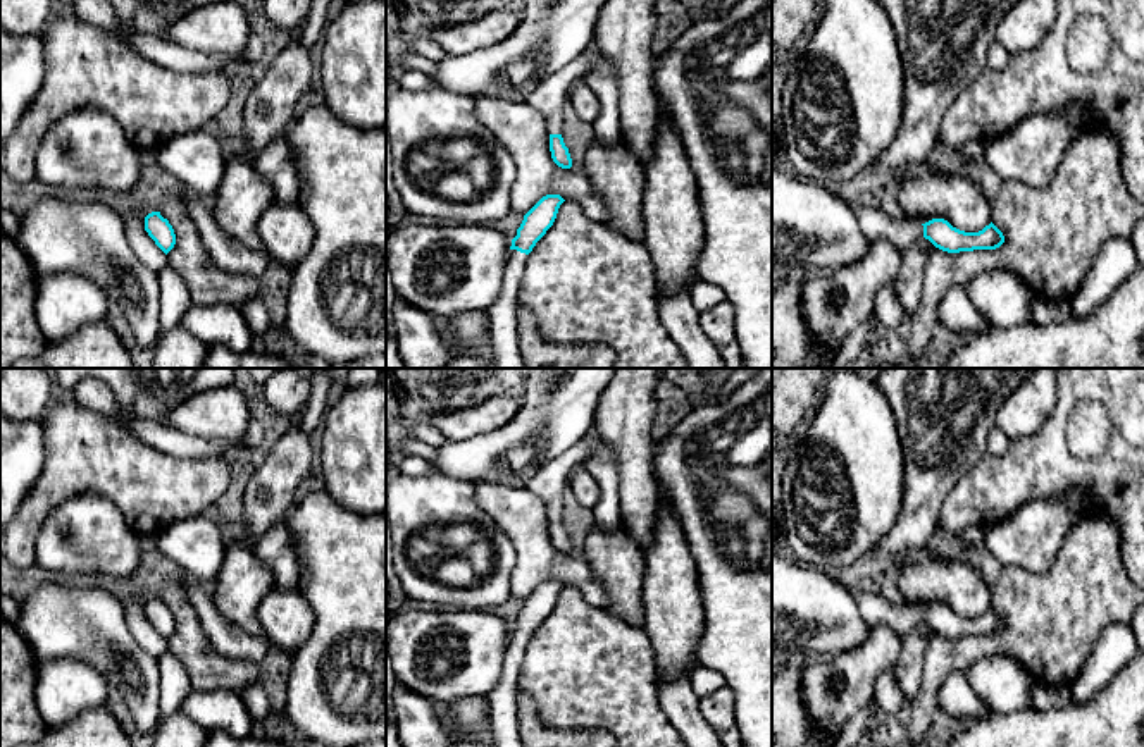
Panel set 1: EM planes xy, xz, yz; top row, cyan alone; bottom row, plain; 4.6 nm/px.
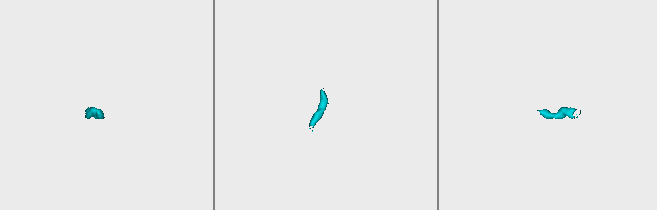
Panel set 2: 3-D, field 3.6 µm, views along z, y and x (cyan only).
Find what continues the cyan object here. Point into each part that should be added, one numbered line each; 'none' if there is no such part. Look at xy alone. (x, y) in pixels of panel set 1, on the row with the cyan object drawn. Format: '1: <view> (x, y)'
none

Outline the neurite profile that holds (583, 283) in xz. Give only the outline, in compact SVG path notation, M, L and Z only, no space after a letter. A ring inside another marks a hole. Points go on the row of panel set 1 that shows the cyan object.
M563 201L553 225L529 253L517 305L531 312L543 341L605 344L615 353L613 368L687 368L660 322L656 286L655 265L643 243L589 219L575 201Z

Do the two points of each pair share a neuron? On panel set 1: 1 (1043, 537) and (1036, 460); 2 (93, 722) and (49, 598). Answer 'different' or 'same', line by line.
1: different
2: different

